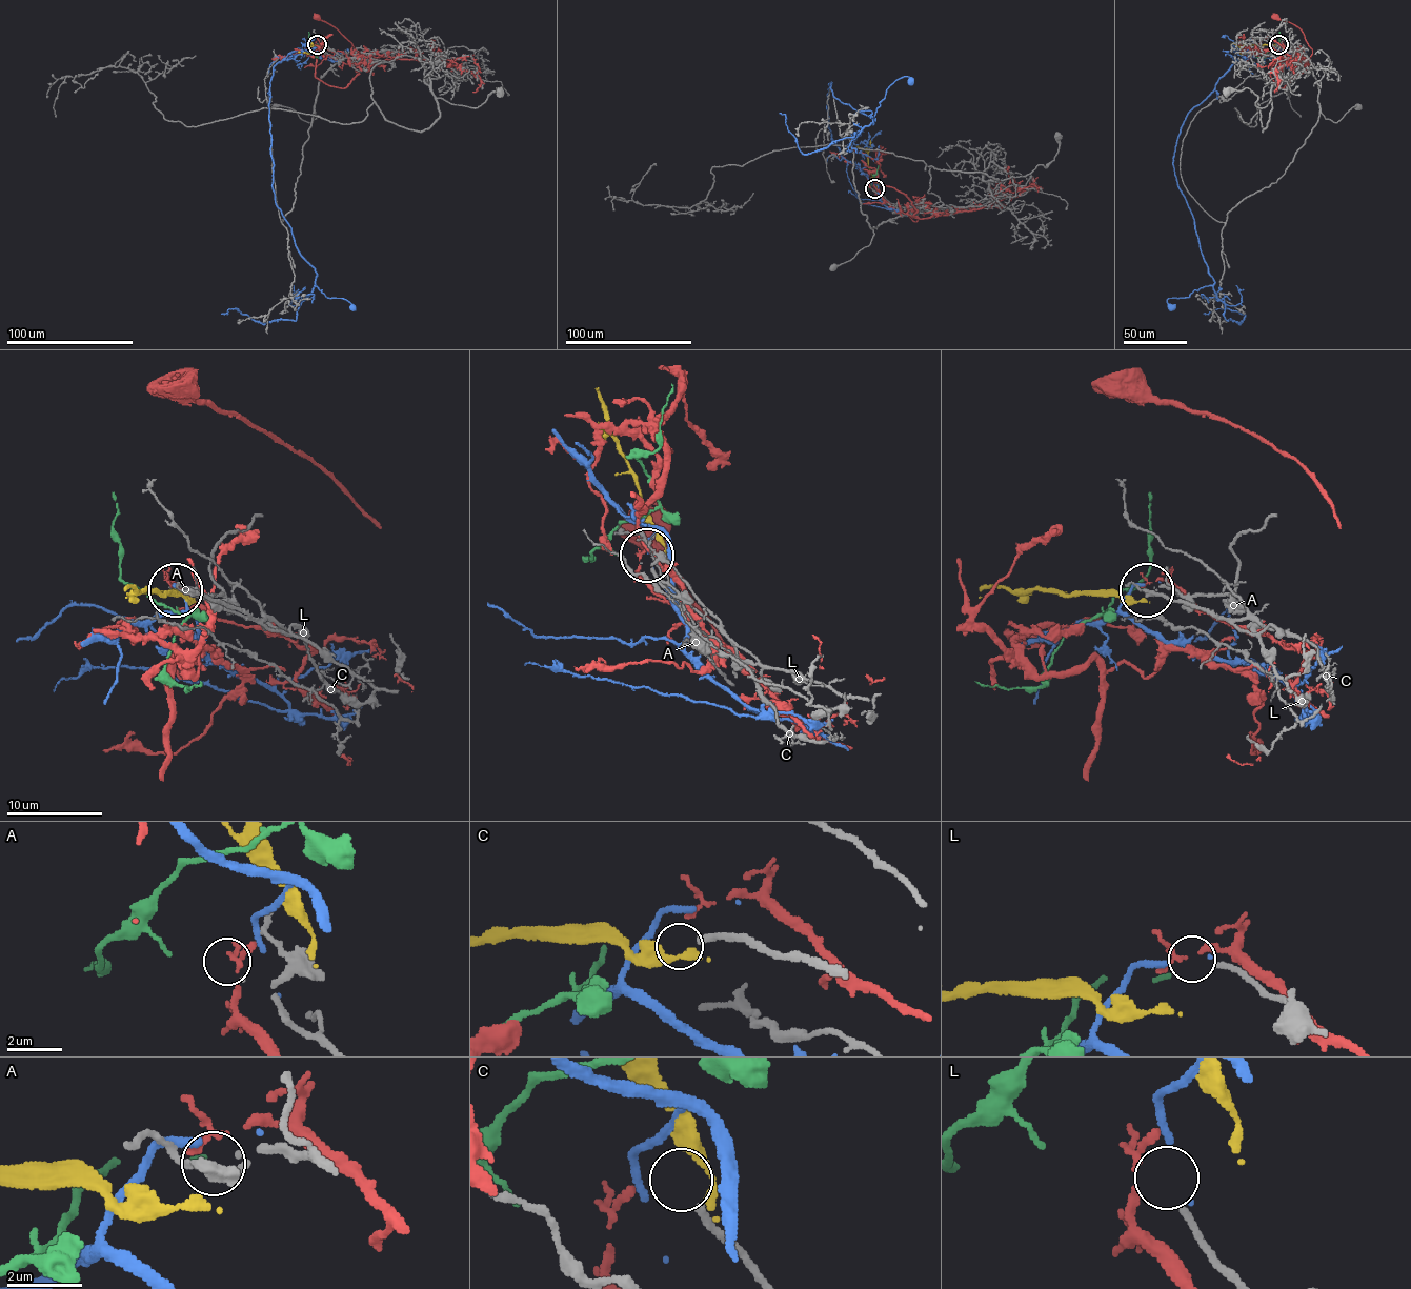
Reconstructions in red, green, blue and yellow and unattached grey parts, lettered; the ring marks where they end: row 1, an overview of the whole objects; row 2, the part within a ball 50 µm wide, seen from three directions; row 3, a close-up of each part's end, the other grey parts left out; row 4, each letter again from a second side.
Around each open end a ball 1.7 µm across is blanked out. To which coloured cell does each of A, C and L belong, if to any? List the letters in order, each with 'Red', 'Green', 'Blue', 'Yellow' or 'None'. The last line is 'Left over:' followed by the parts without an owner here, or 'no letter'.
A: None
C: None
L: None
Left over: A, C, L

